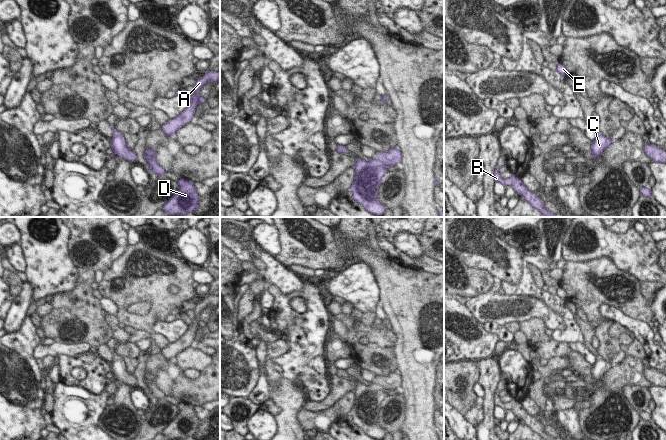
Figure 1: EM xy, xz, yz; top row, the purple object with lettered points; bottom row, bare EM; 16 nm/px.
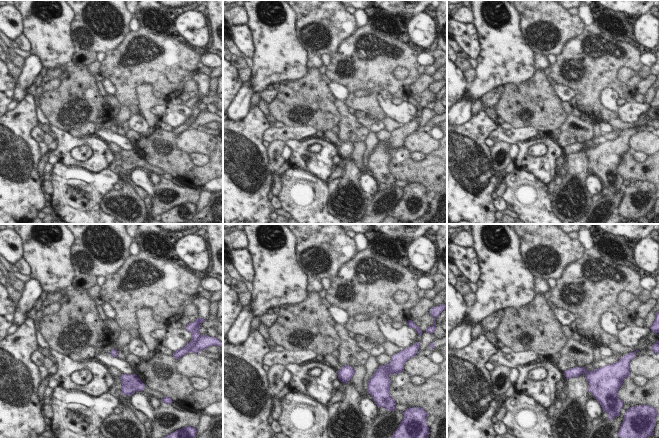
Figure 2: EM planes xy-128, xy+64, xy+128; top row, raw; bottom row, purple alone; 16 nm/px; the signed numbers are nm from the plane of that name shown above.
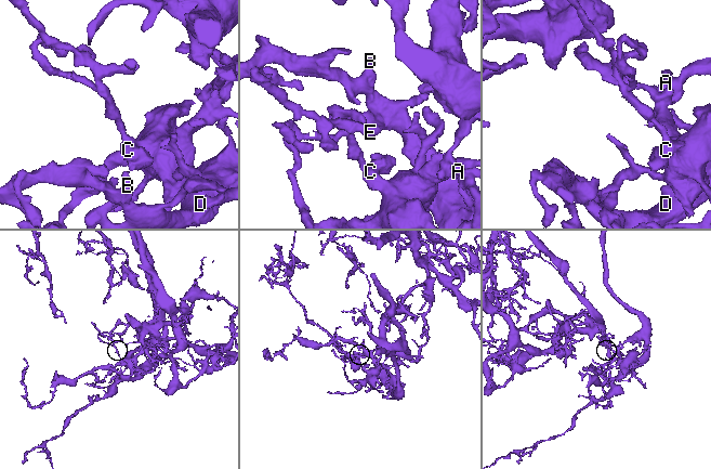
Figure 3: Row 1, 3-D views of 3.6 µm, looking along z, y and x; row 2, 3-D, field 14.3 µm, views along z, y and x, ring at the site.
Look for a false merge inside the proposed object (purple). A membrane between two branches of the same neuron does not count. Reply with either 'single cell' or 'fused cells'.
single cell

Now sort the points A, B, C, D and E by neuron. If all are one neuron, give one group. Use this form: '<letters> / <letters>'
A B C D E

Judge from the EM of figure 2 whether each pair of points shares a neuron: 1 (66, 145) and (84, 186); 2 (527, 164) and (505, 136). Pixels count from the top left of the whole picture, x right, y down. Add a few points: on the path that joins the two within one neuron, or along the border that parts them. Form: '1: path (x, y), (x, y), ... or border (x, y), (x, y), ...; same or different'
1: border (58, 161), (66, 165), (78, 165), (98, 172); different
2: border (531, 139), (518, 141), (514, 144); different

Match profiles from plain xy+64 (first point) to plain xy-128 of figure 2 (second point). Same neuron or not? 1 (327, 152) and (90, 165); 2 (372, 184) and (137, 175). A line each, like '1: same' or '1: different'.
1: same
2: same

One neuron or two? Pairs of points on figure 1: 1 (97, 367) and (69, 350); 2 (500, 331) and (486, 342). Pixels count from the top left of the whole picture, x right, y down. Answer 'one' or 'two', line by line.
1: two
2: two

